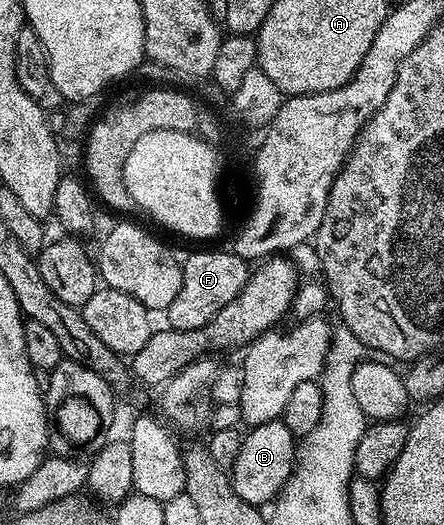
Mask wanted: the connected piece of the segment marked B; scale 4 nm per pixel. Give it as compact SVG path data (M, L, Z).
M283 419L257 424L247 431L242 450L238 450L238 462L234 462L230 470L232 489L238 498L242 498L242 502L257 506L271 505L292 476L298 440L290 430L286 430Z

